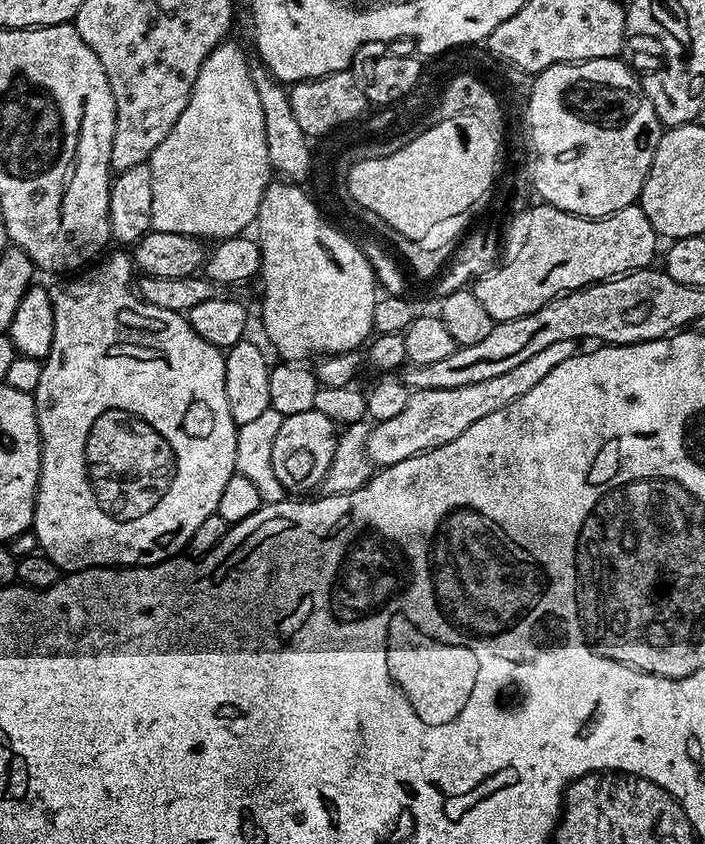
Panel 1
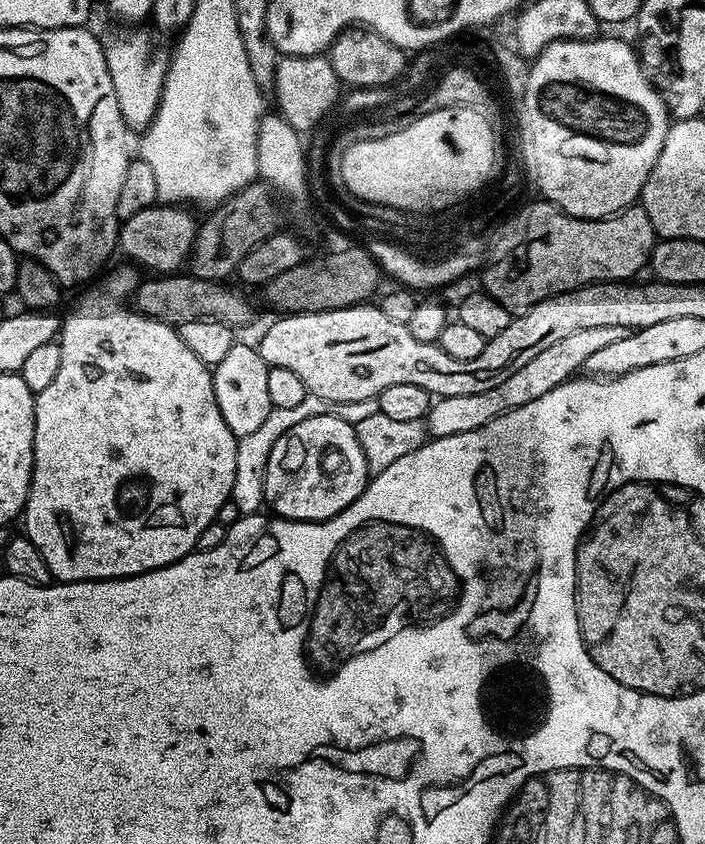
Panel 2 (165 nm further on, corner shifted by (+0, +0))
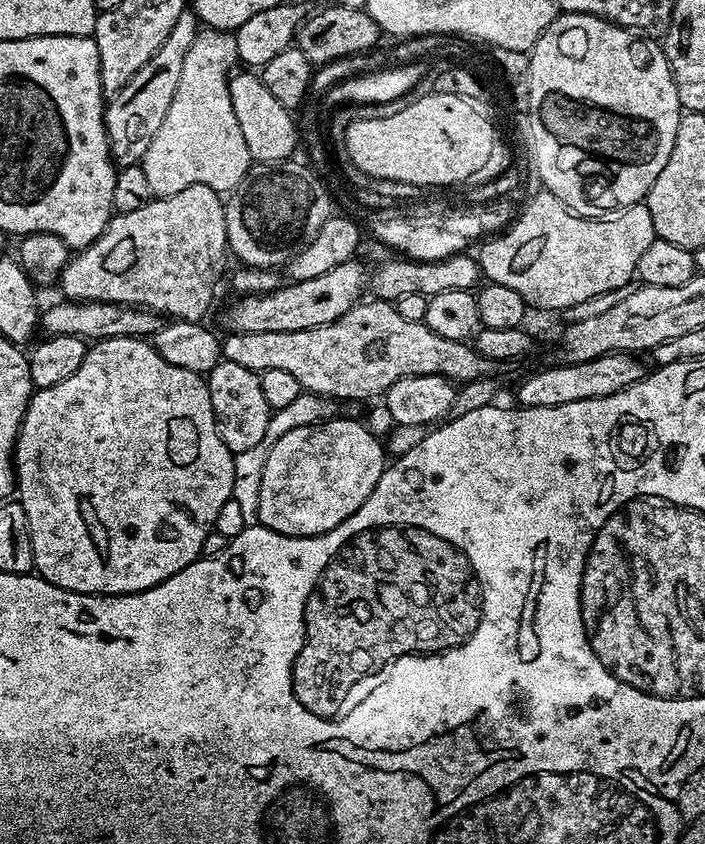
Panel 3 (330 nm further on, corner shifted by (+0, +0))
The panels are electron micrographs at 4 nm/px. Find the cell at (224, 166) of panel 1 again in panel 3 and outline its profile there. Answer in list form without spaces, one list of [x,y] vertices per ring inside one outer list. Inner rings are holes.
[[[231,31],[198,32],[186,54],[181,81],[166,111],[165,121],[142,159],[153,197],[173,196],[178,190],[186,190],[186,186],[195,184],[228,194],[245,183],[250,171],[250,157],[234,106],[230,106],[228,89],[228,77],[237,64],[236,38]]]

